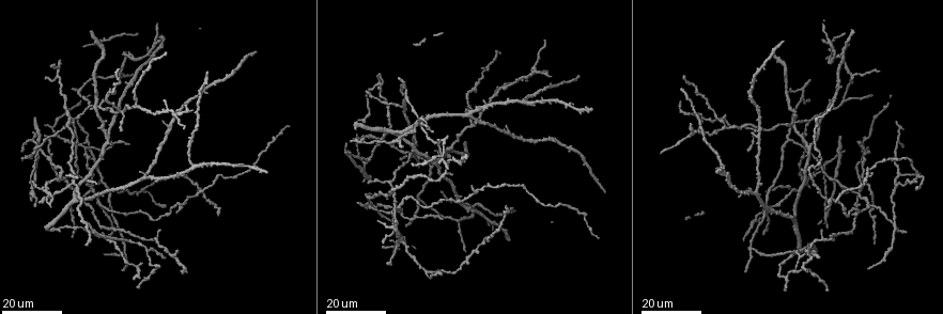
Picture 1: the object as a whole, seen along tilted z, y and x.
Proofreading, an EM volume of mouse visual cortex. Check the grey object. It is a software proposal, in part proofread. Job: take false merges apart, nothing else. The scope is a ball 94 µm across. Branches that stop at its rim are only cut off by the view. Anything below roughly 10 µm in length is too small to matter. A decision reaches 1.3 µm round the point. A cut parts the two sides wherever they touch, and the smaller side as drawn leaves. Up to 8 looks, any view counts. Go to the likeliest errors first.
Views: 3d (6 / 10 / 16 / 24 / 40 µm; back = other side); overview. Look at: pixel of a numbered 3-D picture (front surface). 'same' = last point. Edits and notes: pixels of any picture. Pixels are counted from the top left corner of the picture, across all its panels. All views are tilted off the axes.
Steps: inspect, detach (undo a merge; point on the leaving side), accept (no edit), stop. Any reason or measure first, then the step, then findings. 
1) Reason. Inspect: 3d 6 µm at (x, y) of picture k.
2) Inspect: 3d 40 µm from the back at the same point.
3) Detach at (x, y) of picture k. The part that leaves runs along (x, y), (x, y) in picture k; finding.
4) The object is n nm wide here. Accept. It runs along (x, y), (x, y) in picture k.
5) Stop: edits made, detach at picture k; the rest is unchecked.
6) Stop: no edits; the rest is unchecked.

Small branch off a trunk. Inspect: 3d 24 µm at (866, 203) of picture 1.

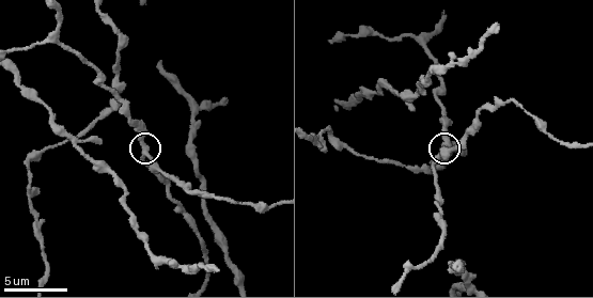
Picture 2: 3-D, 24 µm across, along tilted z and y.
Closer look. Inspect: 3d 10 µm at (146, 153) of picture 2.

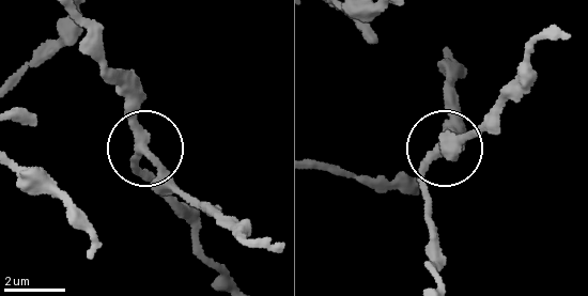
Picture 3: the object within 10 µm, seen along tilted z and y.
The side arm is 98 µm long. Accept. One cell here.

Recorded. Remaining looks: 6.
Three-way junction. Inspect: 3d 16 µm at (86, 148) of picture 1.

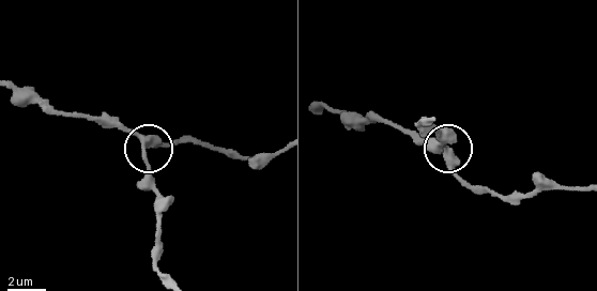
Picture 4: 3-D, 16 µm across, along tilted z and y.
Inspect: 3d 10 µm at (445, 155) of picture 4.

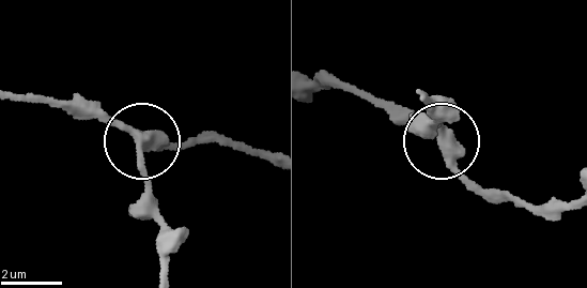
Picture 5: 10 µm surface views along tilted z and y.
Accept. All the same cell.

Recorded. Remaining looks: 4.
Small branch off a trunk. Inspect: 3d 16 µm at (137, 107) of picture 1.

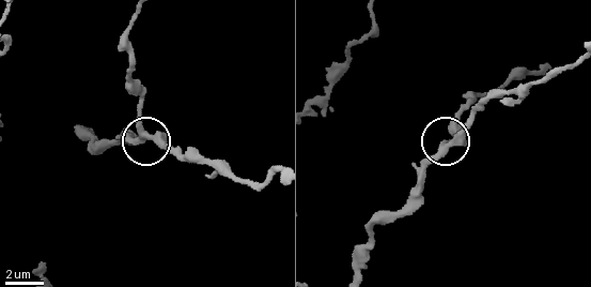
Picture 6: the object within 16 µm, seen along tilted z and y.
Inspect: 3d 6 µm at (142, 134) of picture 6.

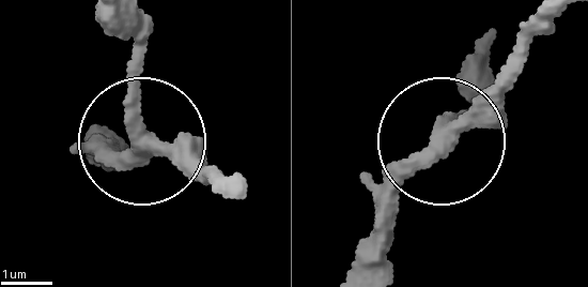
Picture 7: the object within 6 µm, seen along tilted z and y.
Accept. Continuous, no second cell.

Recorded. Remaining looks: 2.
Thin neck. Inspect: 3d 16 µm at (774, 206) of picture 1.

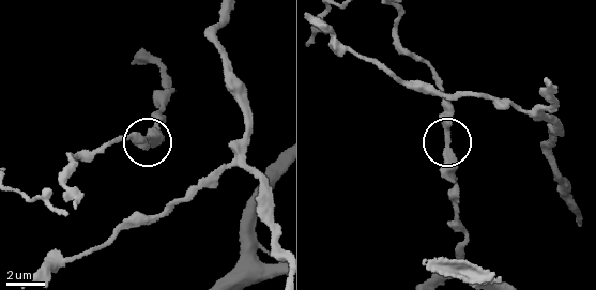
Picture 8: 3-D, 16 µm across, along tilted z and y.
Inspect: 3d 6 µm at (448, 139) of picture 8.

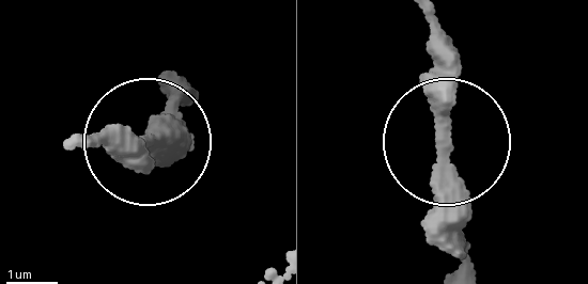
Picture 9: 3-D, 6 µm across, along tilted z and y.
Accept. It runs along (459, 263), (439, 164), (447, 48), (431, 10) in picture 9; continuous, no second cell.

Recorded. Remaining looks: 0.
Stop: no edits; the rest is unchecked.

